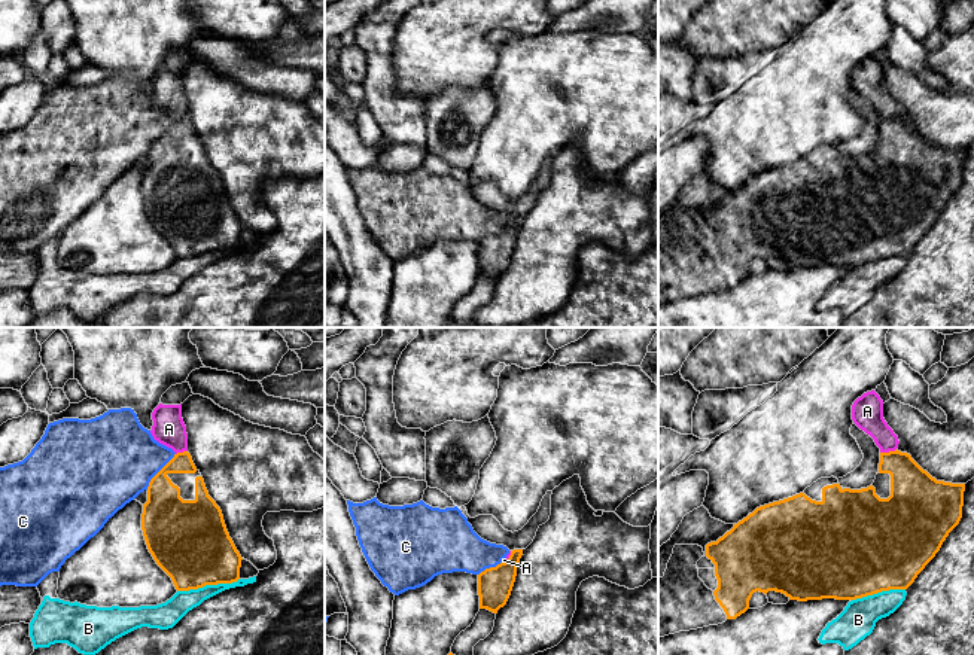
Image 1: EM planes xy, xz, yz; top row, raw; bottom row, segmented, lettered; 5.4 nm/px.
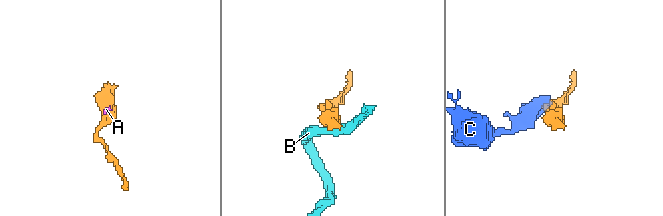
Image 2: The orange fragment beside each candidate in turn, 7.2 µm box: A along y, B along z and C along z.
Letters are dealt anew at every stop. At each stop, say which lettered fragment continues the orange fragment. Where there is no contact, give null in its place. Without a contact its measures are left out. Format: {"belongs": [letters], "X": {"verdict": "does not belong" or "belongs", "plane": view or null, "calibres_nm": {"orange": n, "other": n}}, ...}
{"belongs": [], "A": {"verdict": "does not belong", "plane": "yz", "calibres_nm": {"orange": 240, "other": 180}}, "B": {"verdict": "does not belong", "plane": "xy", "calibres_nm": {"orange": 420, "other": 120}}, "C": {"verdict": "does not belong", "plane": "xy", "calibres_nm": {"orange": 260, "other": 440}}}

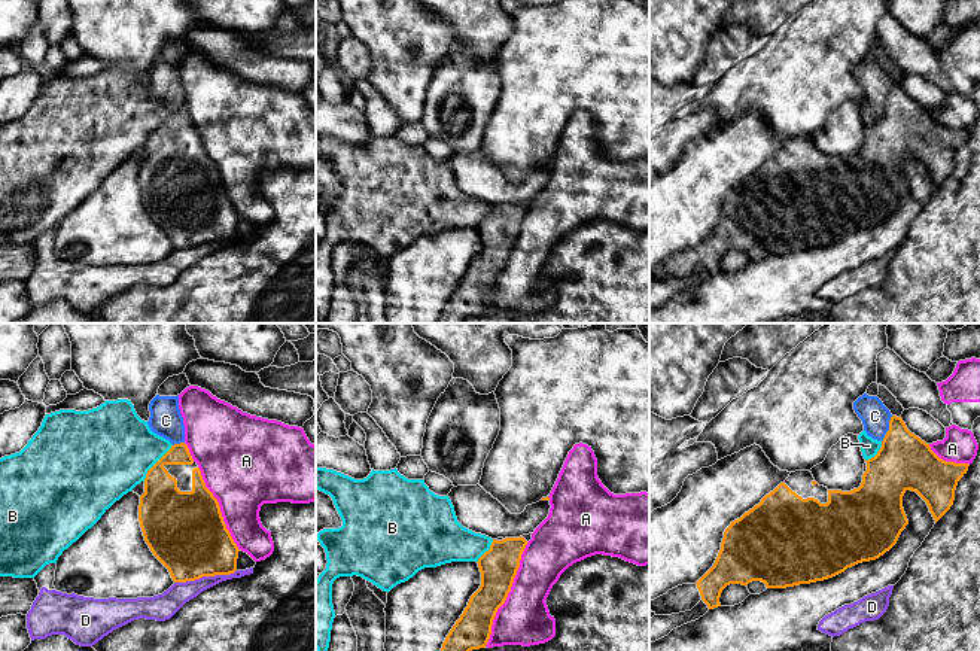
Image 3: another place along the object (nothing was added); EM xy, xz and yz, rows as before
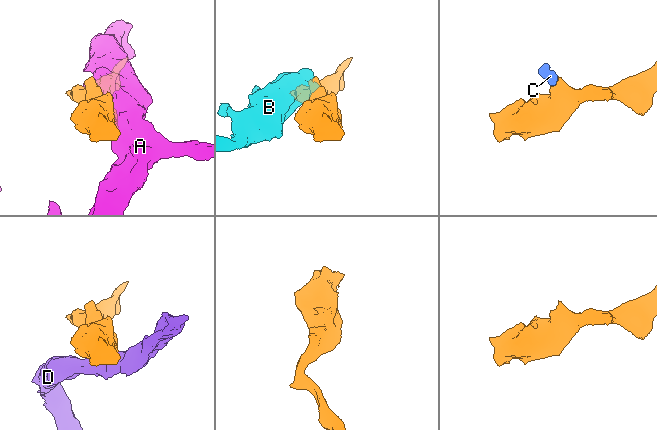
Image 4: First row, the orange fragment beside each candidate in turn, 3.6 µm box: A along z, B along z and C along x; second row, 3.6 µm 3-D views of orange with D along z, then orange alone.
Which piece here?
{"belongs": [], "A": {"verdict": "does not belong", "plane": "xz", "calibres_nm": {"orange": 200, "other": 280}}, "B": {"verdict": "does not belong", "plane": "xy", "calibres_nm": {"orange": 260, "other": 440}}, "C": {"verdict": "does not belong", "plane": "yz", "calibres_nm": {"orange": 300, "other": 150}}, "D": {"verdict": "does not belong", "plane": "xy", "calibres_nm": {"orange": 420, "other": 120}}}

